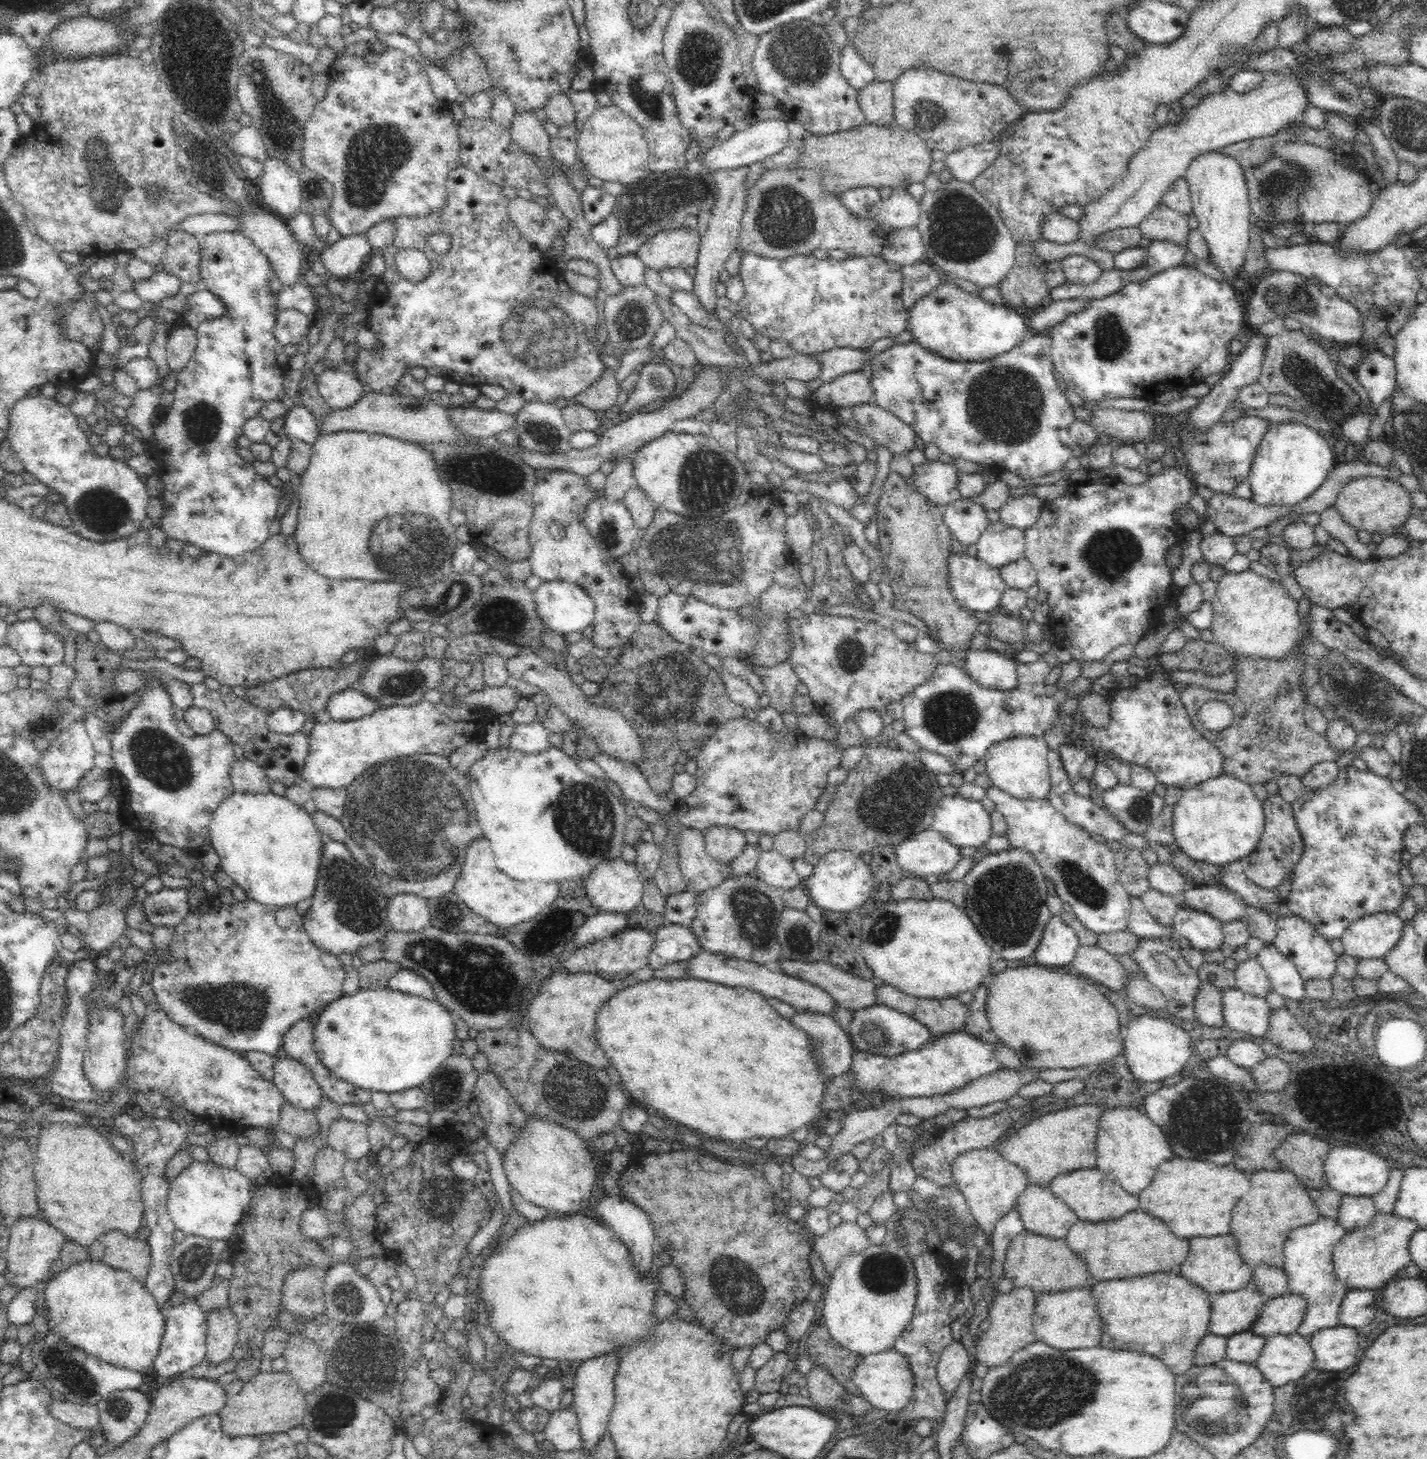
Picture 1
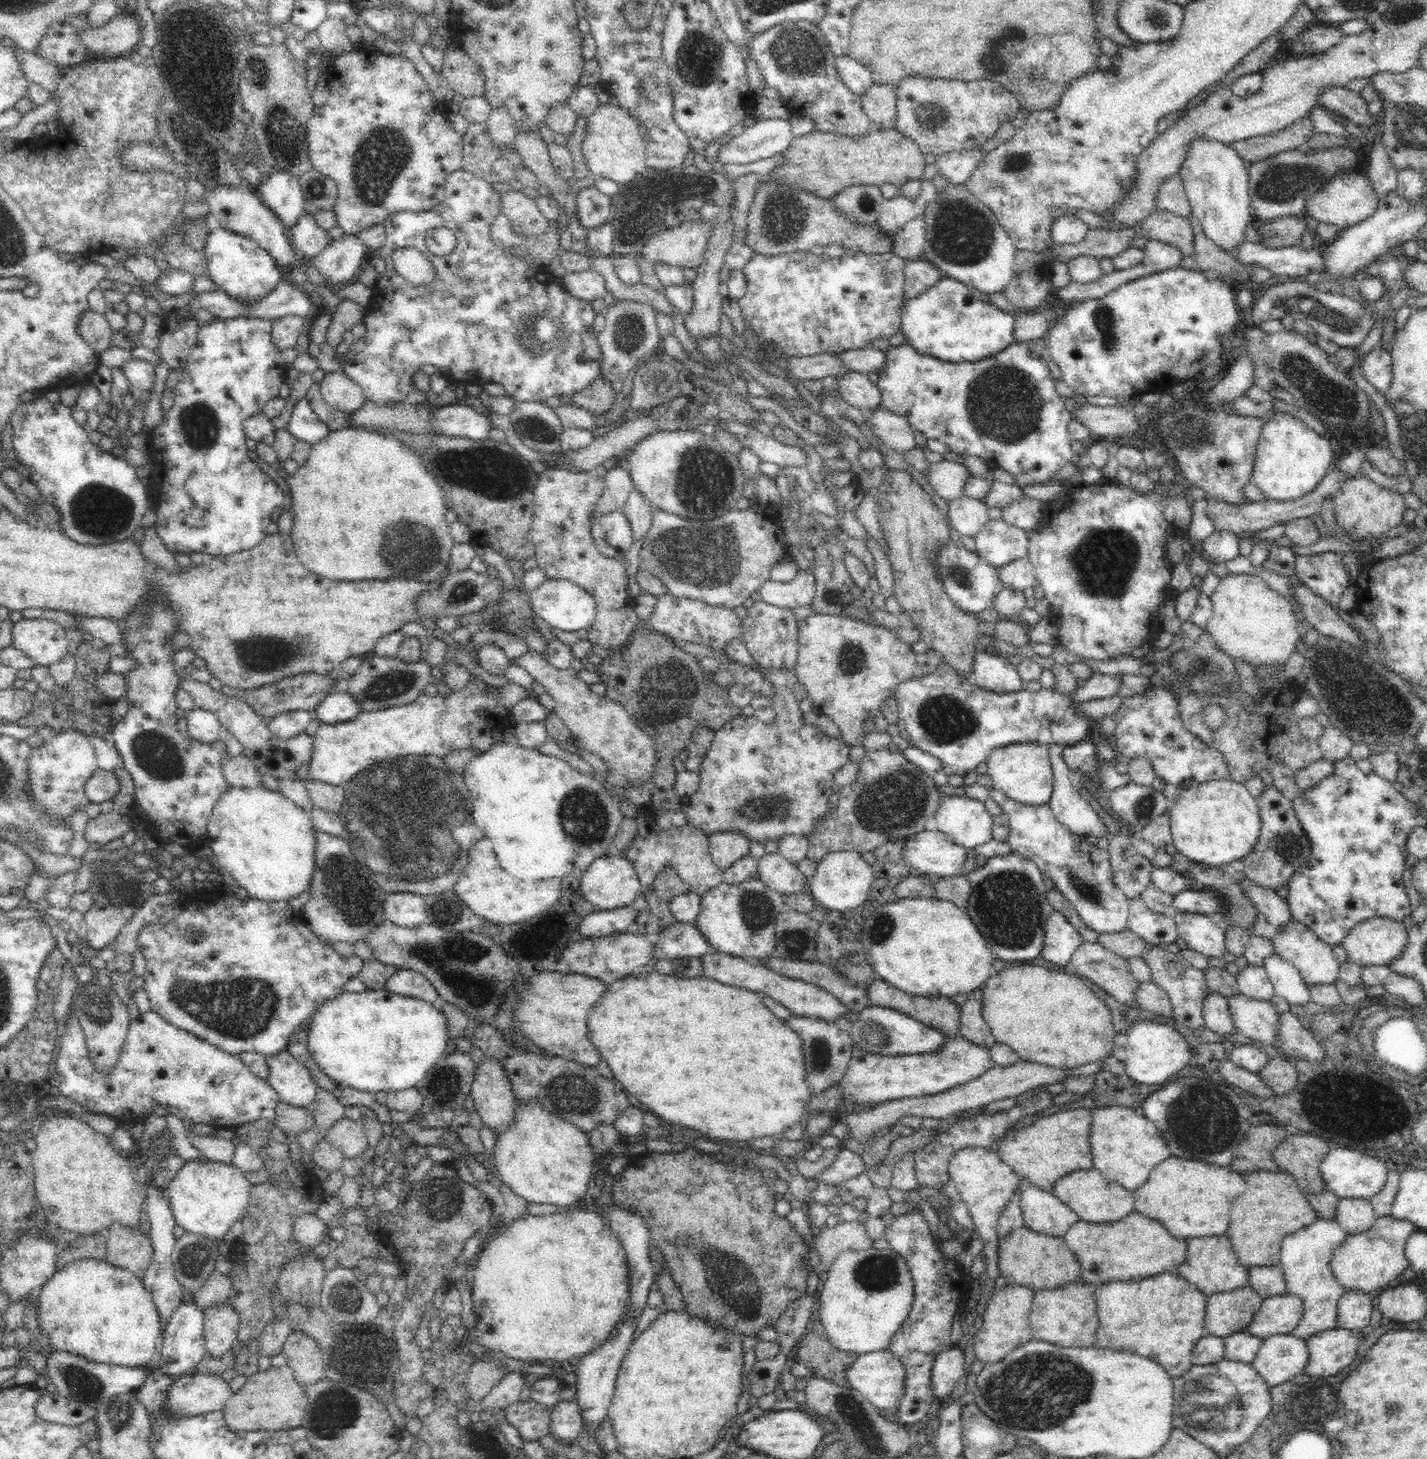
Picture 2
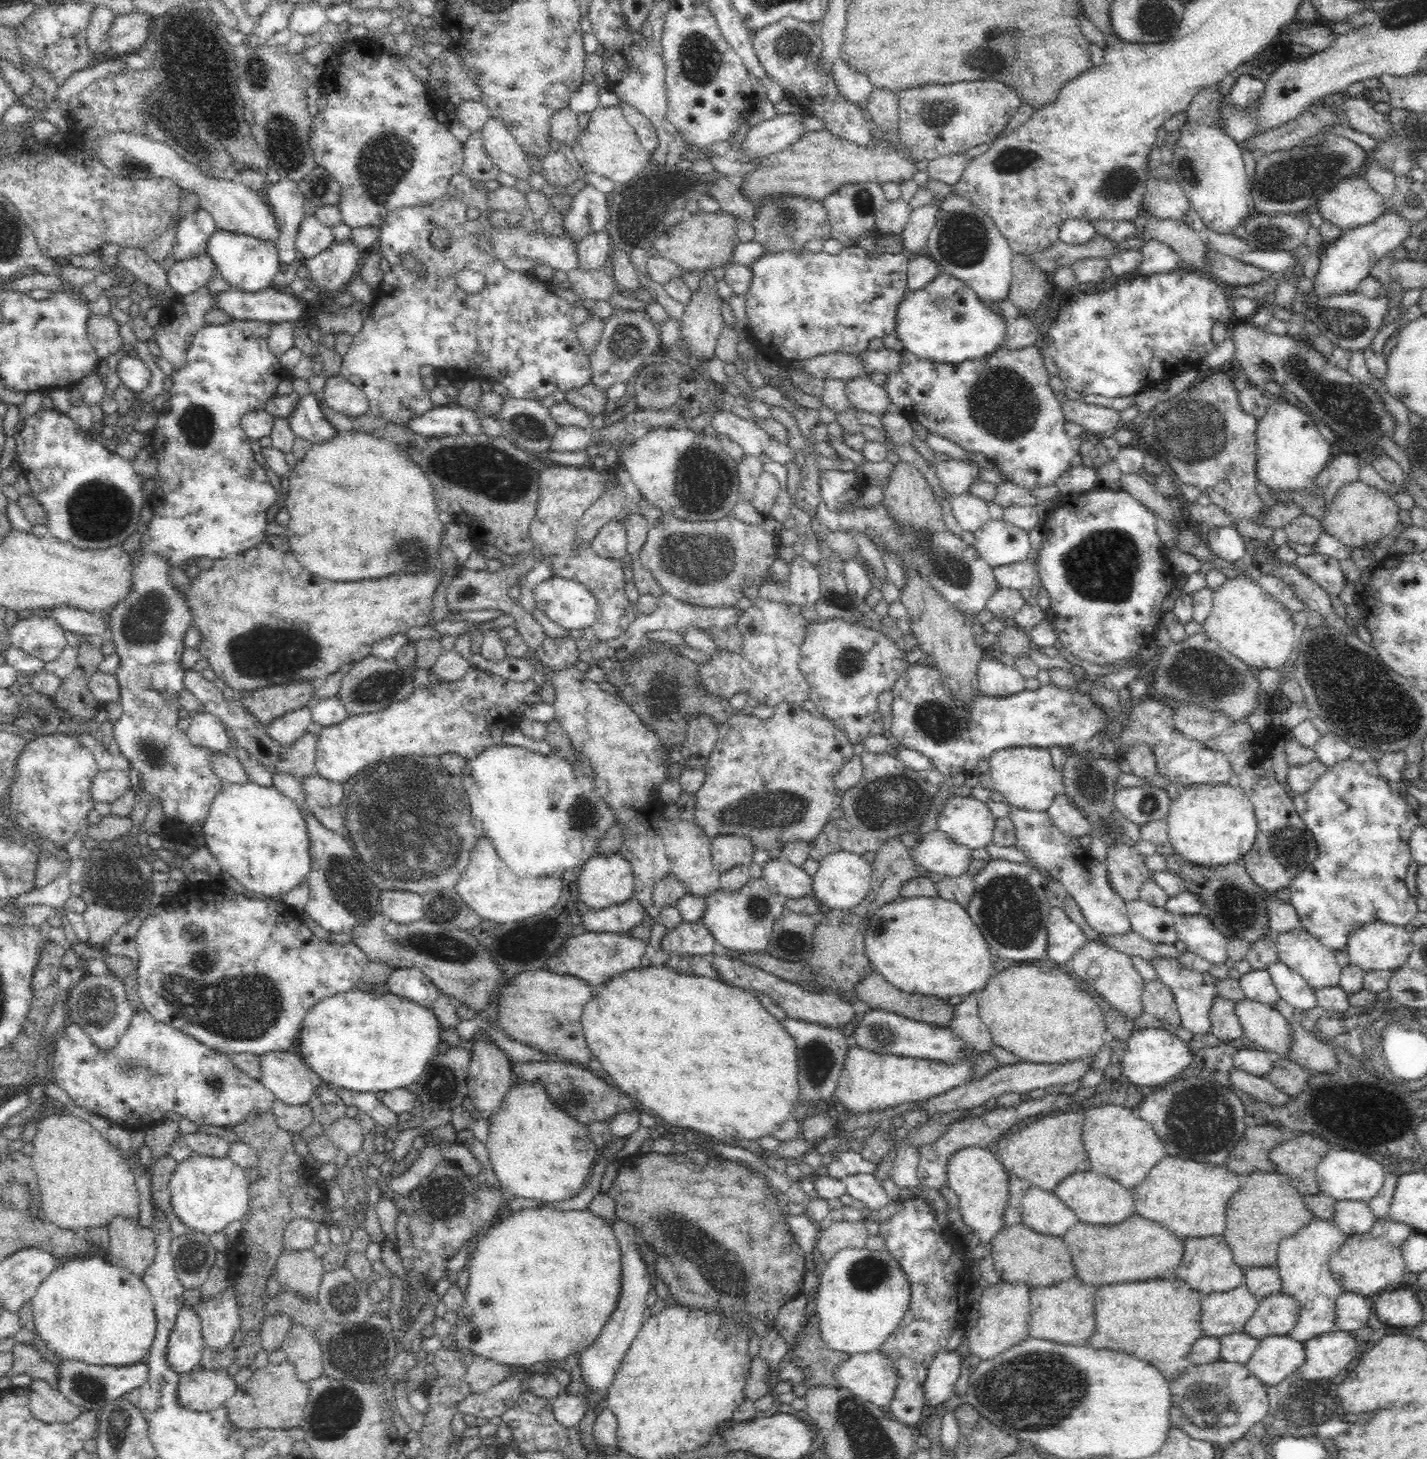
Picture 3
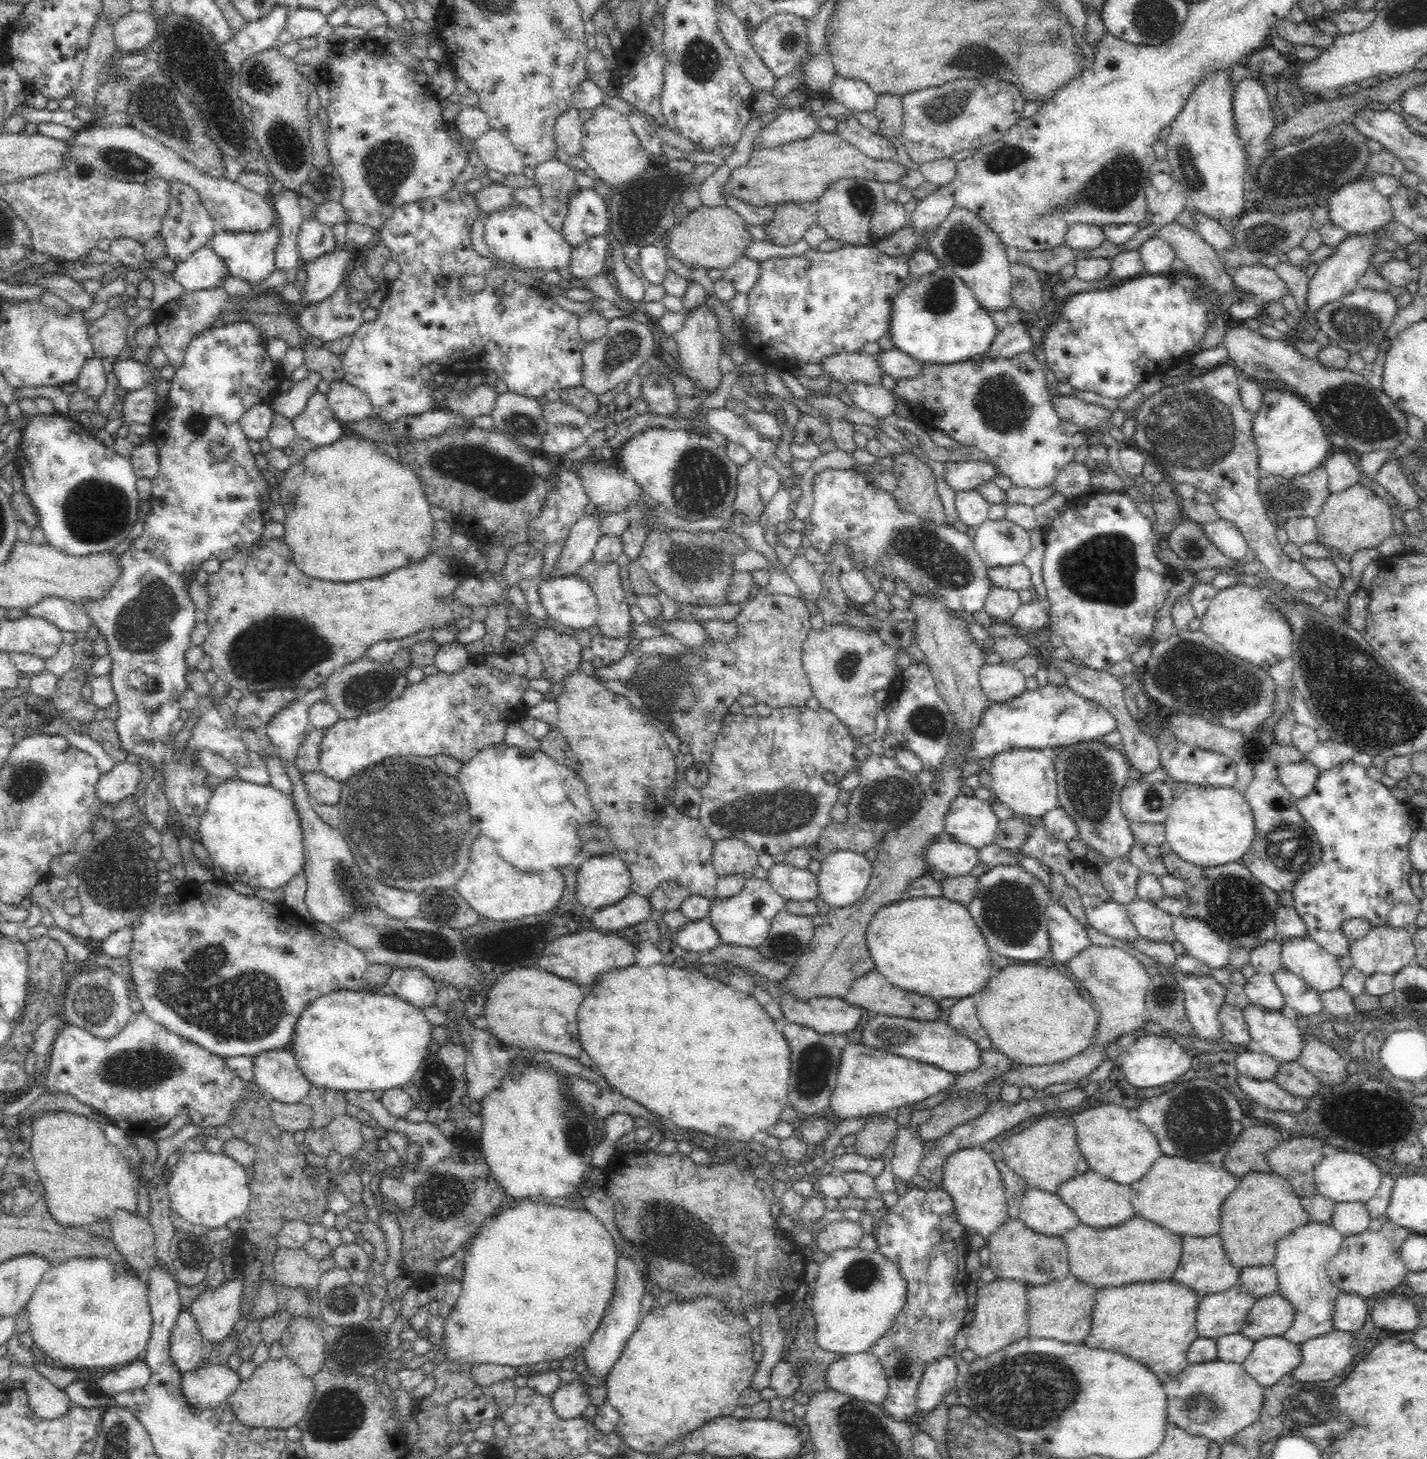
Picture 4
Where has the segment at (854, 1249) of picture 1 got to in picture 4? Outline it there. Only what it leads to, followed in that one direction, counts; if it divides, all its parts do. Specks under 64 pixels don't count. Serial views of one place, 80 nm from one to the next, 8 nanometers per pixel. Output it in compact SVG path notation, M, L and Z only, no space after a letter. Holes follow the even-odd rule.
M842 1218L841 1221L830 1222L826 1228L817 1230L814 1242L822 1252L829 1255L841 1248L858 1247L864 1235L859 1222Z

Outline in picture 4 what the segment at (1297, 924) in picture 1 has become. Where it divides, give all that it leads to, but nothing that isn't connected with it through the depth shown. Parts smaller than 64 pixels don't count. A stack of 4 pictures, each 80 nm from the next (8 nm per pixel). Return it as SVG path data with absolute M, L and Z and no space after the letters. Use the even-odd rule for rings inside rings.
M1307 934L1286 936L1280 944L1283 967L1303 978L1306 984L1323 993L1341 986L1342 970L1338 957L1314 942Z

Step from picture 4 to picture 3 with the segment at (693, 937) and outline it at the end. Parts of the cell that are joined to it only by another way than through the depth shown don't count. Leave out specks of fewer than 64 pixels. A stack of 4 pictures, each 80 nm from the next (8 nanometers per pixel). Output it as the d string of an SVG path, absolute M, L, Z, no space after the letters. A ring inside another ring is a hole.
M700 918L694 922L681 921L667 930L660 942L660 950L668 956L703 955L718 950L712 933Z

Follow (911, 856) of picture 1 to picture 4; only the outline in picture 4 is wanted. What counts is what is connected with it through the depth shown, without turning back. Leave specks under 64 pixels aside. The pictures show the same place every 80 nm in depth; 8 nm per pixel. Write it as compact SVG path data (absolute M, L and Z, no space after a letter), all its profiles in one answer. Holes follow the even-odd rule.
M943 831L926 848L927 868L940 870L947 876L968 875L979 863L978 849L954 841Z

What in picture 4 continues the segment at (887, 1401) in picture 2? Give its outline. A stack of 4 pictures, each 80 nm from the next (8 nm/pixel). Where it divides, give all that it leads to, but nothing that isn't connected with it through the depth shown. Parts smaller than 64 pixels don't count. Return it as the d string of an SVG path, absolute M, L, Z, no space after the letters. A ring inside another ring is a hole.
M871 1351L847 1354L829 1364L826 1384L837 1393L880 1405L888 1394L888 1377Z

